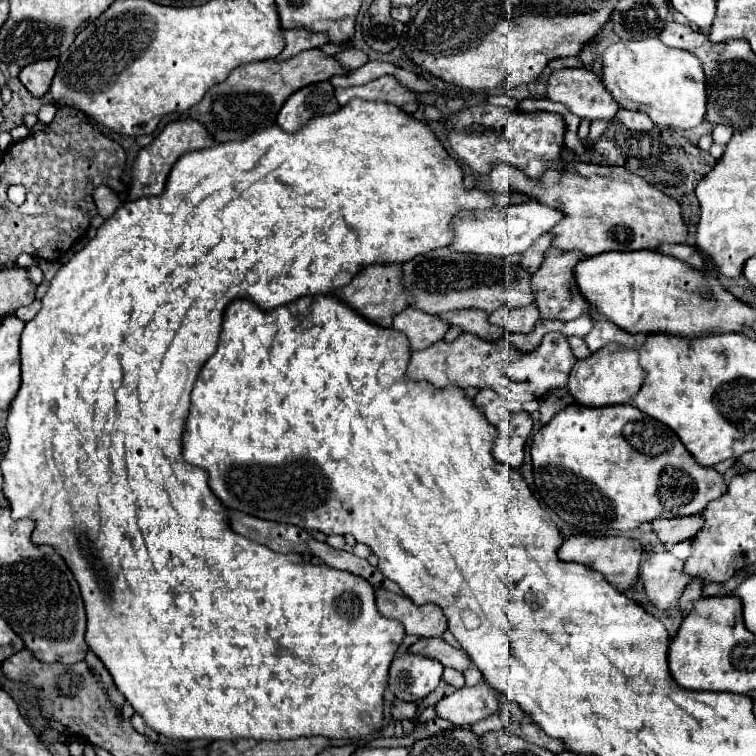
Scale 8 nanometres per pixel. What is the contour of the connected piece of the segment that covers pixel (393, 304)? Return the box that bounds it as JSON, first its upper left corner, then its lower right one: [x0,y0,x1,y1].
[335,264,409,328]

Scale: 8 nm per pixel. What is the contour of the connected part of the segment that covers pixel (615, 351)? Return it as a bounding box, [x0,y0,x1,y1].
[567,342,645,406]

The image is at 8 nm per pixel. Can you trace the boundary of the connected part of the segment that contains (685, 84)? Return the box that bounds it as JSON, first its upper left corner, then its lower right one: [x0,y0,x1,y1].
[603,38,707,130]

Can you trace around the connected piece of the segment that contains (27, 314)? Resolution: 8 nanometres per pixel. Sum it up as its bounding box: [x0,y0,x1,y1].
[15,300,41,322]

